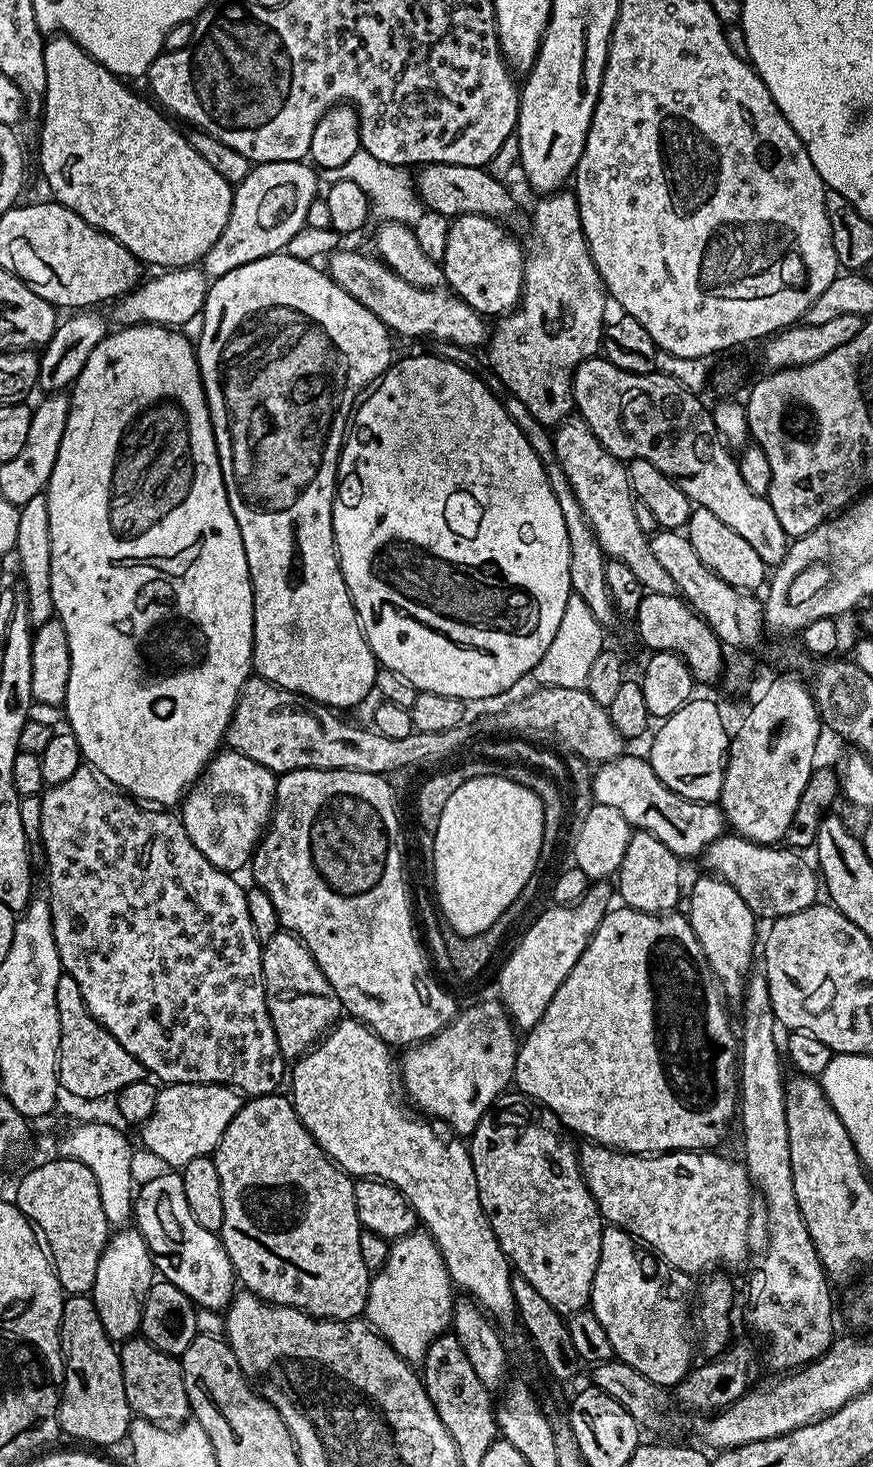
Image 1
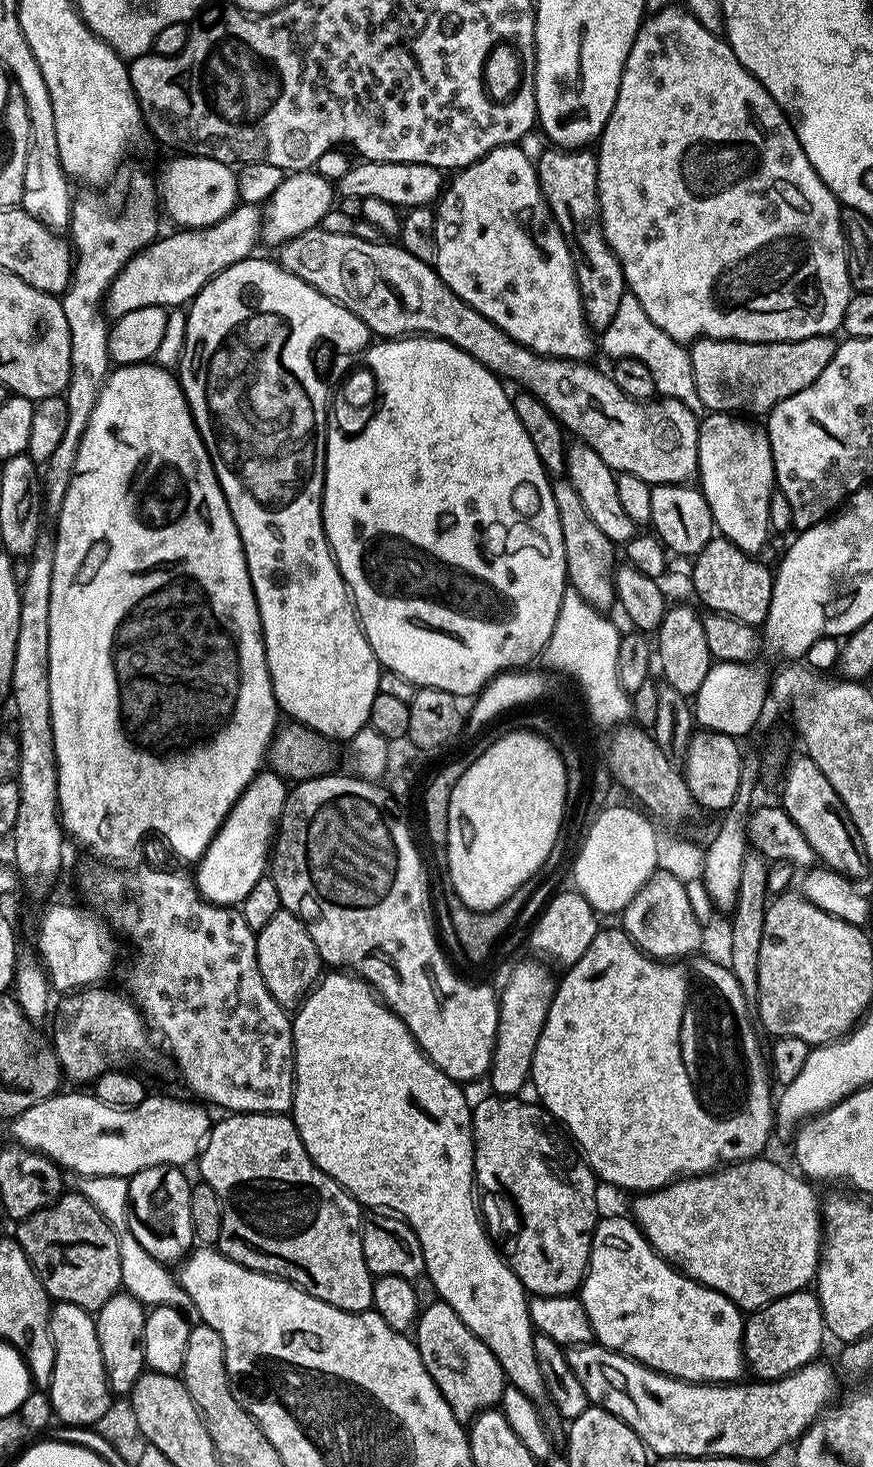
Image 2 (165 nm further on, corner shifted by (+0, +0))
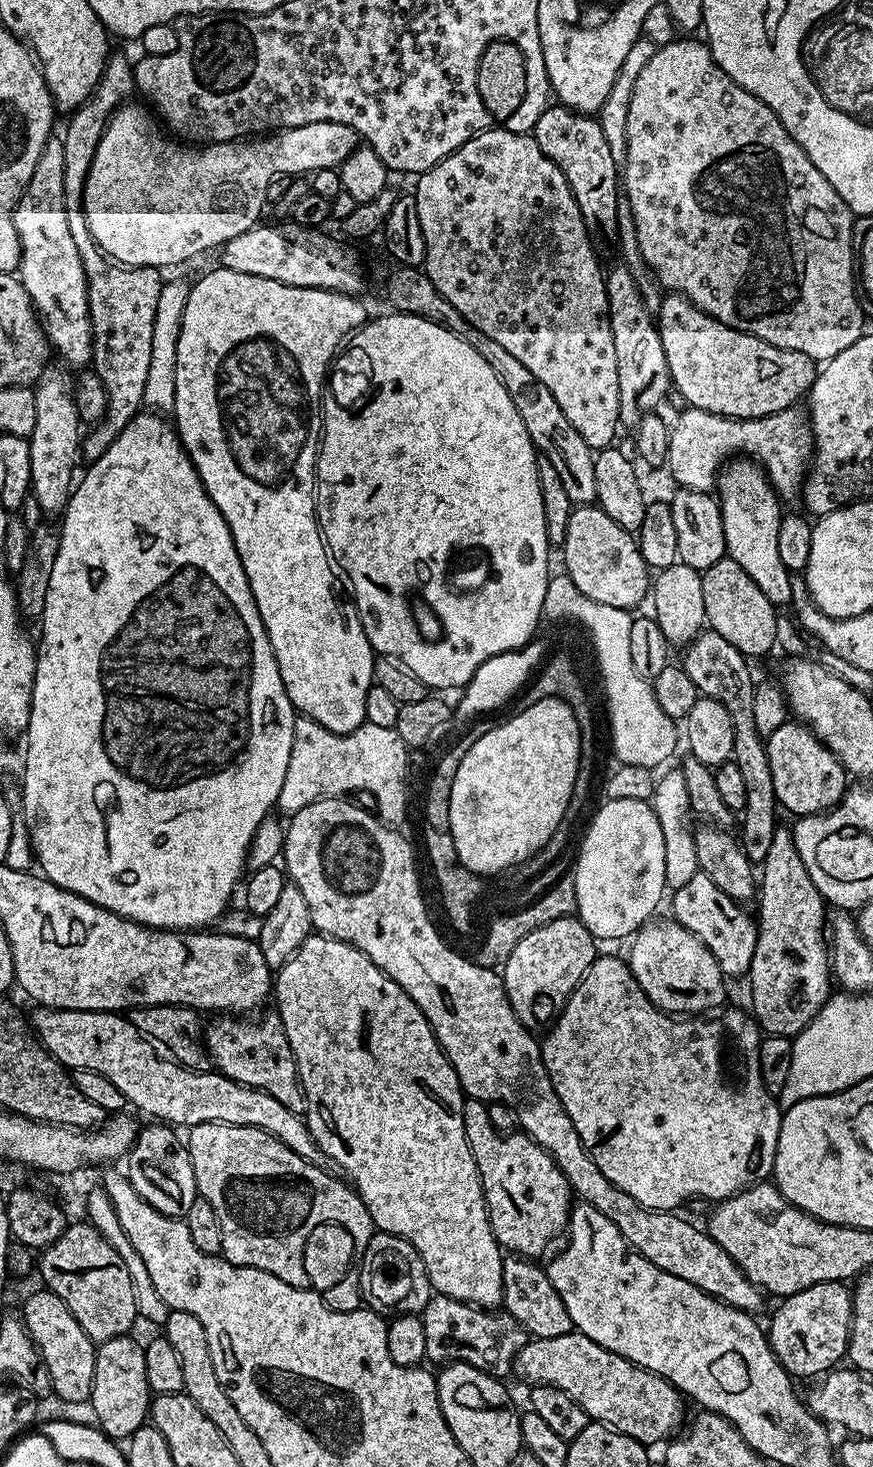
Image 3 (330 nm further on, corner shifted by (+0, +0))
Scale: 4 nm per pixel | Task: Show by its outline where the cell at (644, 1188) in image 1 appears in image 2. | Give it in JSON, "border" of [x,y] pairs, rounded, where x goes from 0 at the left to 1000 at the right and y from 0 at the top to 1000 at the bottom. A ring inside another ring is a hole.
{"border":[[[863,789],[860,791],[845,791],[833,795],[826,795],[817,798],[775,803],[762,810],[754,810],[750,813],[735,813],[727,816],[724,821],[723,831],[729,832],[738,843],[746,848],[748,852],[759,859],[765,860],[775,867],[784,868],[801,875],[809,876],[826,881],[832,885],[836,885],[853,895],[860,896],[868,892],[875,892],[882,888],[887,888],[897,883],[904,883],[911,881],[922,880],[934,873],[935,866],[939,862],[942,855],[942,821],[935,818],[935,813],[929,806],[922,802],[911,798],[901,799],[893,793],[876,789]]]}

